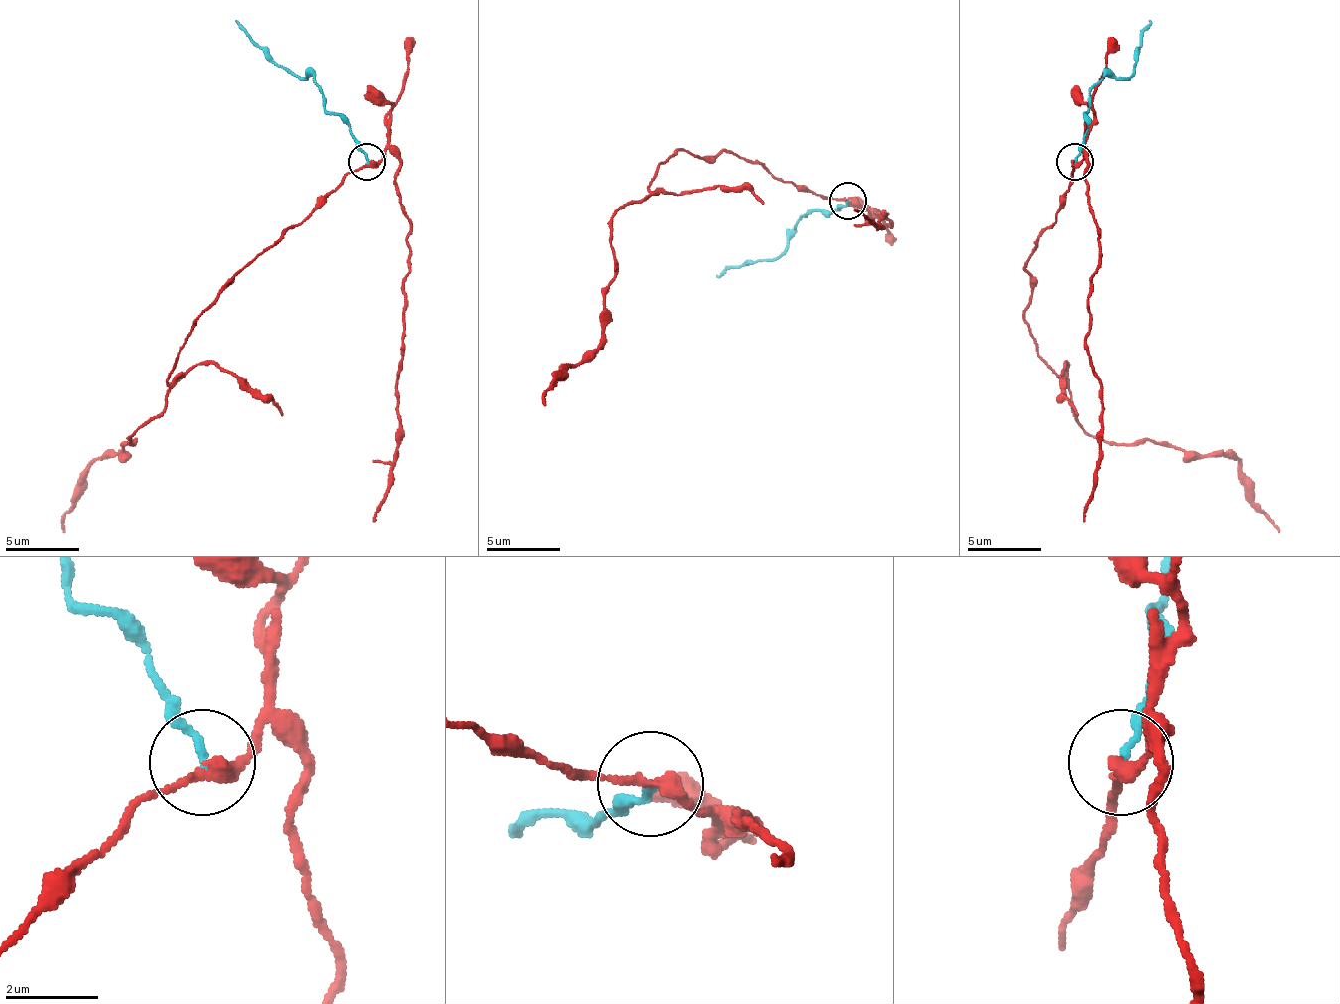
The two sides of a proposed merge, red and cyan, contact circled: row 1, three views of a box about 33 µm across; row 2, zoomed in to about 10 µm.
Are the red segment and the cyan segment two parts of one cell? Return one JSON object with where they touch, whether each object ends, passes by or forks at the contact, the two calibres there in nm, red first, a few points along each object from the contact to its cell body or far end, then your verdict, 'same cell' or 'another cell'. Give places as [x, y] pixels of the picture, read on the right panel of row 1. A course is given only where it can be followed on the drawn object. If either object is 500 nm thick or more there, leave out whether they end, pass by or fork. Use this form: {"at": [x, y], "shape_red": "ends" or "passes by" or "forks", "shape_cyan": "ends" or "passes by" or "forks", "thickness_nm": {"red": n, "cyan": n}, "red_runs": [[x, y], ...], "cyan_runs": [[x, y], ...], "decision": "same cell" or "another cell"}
{"at": [1074, 161], "shape_red": "passes by", "shape_cyan": "ends", "thickness_nm": {"red": 260, "cyan": 140}, "red_runs": [[1075, 161], [1064, 205], [1027, 261], [1023, 316], [1075, 420], [1109, 443], [1231, 454], [1250, 498], [1279, 532]], "cyan_runs": [[1075, 161], [1094, 86], [1105, 75], [1124, 79], [1135, 72], [1135, 49], [1150, 20]], "decision": "another cell"}

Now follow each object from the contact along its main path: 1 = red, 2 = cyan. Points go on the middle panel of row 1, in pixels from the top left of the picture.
1: (847, 201), (799, 190), (732, 153), (669, 157), (647, 198), (613, 216), (613, 283), (595, 350), (543, 405)
2: (847, 201), (832, 213), (814, 209), (791, 231), (784, 250), (769, 261), (743, 261), (717, 276)

